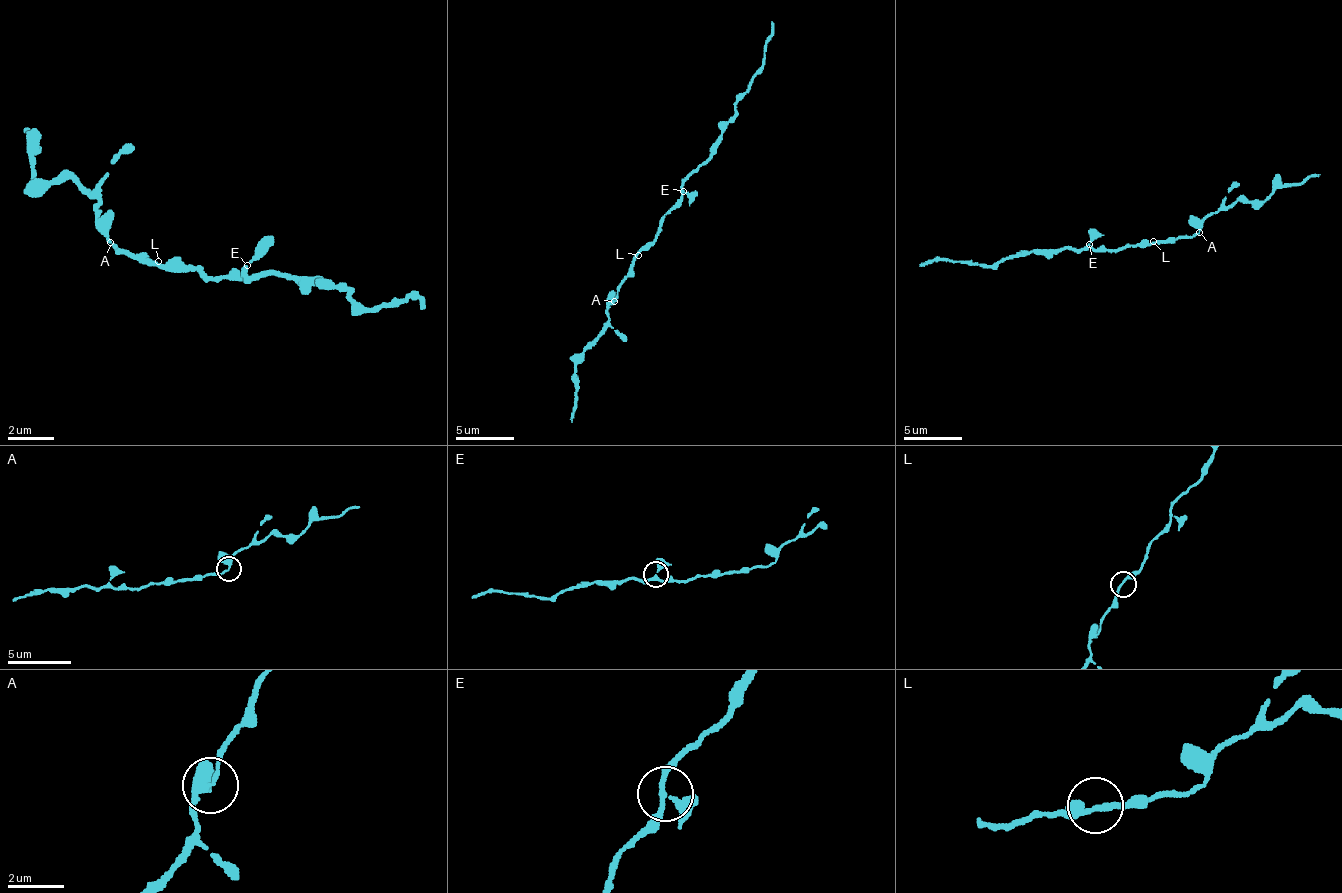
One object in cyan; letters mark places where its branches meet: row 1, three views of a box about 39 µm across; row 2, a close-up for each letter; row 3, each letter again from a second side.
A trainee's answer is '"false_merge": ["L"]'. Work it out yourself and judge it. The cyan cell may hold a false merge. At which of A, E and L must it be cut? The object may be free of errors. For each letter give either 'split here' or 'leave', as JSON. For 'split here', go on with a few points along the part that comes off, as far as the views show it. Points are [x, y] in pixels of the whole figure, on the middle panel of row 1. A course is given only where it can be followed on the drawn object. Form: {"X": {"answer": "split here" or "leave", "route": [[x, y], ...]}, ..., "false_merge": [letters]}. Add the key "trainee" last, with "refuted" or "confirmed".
{"A": {"answer": "leave"}, "E": {"answer": "leave"}, "L": {"answer": "leave"}, "false_merge": [], "trainee": "refuted"}

